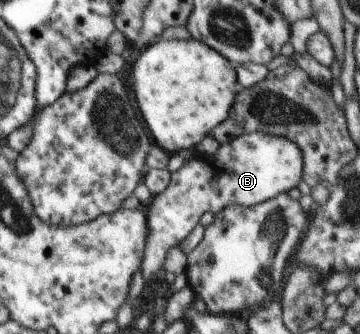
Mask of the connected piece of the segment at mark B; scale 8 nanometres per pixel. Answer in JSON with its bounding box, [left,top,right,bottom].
[134,131,304,315]

